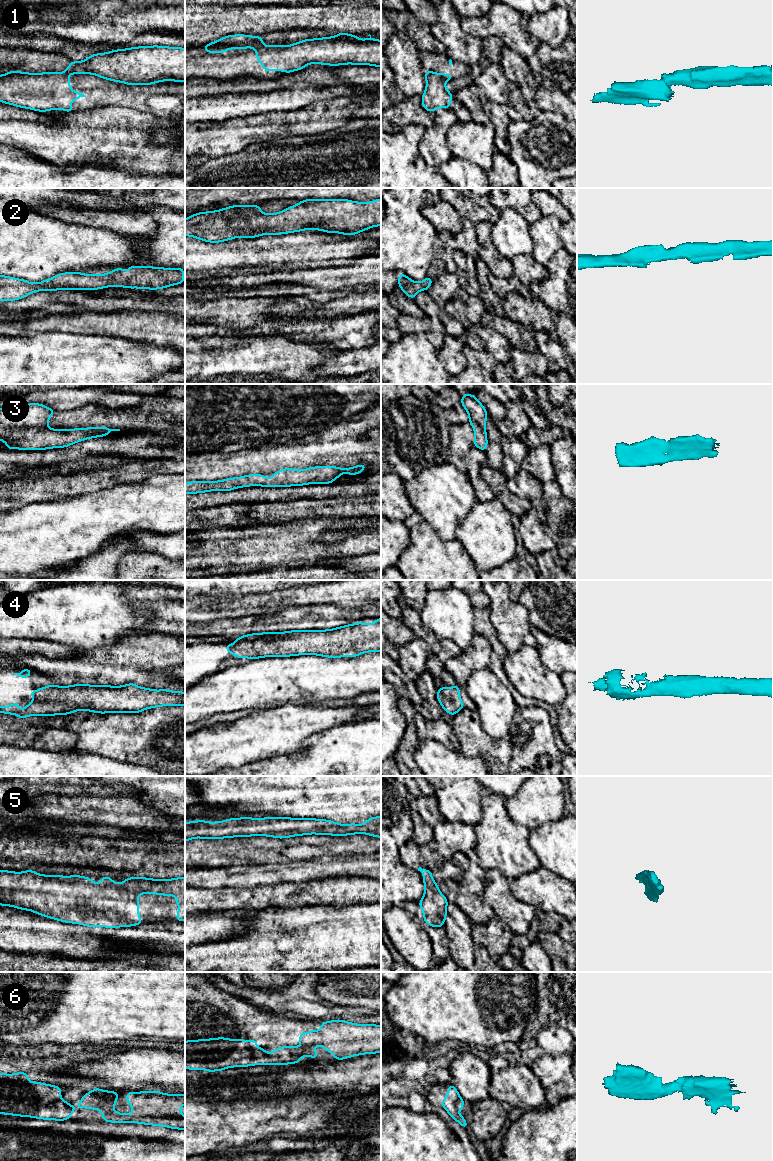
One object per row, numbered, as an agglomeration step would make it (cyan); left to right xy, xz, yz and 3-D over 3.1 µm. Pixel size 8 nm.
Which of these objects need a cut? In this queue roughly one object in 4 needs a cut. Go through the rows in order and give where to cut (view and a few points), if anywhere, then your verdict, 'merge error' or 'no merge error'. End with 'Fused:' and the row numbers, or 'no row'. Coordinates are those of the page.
1: yz (437, 74), (445, 81) | merge error
2: no cut | no merge error
3: no cut | no merge error
4: no cut | no merge error
5: no cut | no merge error
6: no cut | no merge error
Fused: 1

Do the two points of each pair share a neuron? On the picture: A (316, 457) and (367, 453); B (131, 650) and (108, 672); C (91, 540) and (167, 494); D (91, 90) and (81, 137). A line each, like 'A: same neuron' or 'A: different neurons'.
A: same neuron
B: same neuron
C: same neuron
D: different neurons

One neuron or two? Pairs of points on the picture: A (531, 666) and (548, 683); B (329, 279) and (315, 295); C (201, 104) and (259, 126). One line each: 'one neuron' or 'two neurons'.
A: one neuron
B: two neurons
C: two neurons

